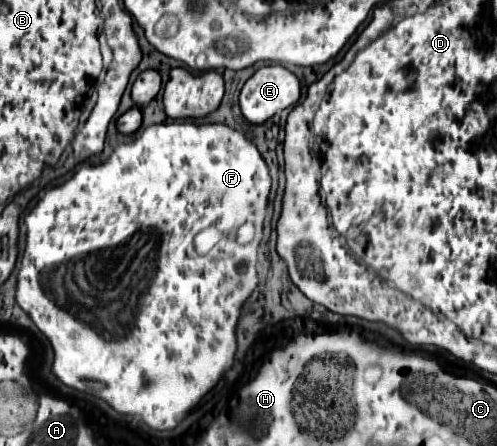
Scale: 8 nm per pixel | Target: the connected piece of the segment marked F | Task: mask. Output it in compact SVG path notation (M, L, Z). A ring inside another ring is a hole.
M162 123L162 125L150 125L148 129L144 129L142 133L134 133L132 135L124 135L119 132L120 141L112 143L110 145L118 145L114 149L114 153L108 157L108 161L100 163L100 165L90 165L90 163L84 163L66 183L58 185L58 187L52 187L48 189L42 199L38 201L38 205L26 215L26 229L28 229L28 235L26 235L26 251L24 251L24 259L22 259L22 269L20 269L20 275L18 275L18 287L16 287L16 301L18 305L32 317L32 321L36 323L36 327L50 339L52 347L54 347L54 363L52 363L52 373L68 387L74 387L82 393L90 393L90 395L96 395L100 399L104 399L106 403L110 403L118 413L124 413L124 415L138 415L146 425L150 425L152 429L174 429L182 419L184 415L218 383L218 379L232 367L234 363L234 353L236 353L236 325L238 325L238 317L240 317L240 307L242 303L250 297L250 293L256 289L258 285L258 277L256 277L256 265L258 265L258 257L256 257L256 249L258 249L258 243L262 239L262 221L264 221L264 213L266 213L266 205L268 205L268 193L270 193L270 175L268 175L268 167L264 163L264 159L260 157L258 149L254 143L250 143L248 139L244 139L242 133L226 127L226 125L220 125L220 123L208 123L208 125L192 125L192 123ZM210 225L216 225L218 231L224 233L224 239L220 239L206 255L200 255L196 253L194 249L194 237L196 233L200 233L202 229L210 227ZM242 227L250 227L250 239L240 239L240 231Z

